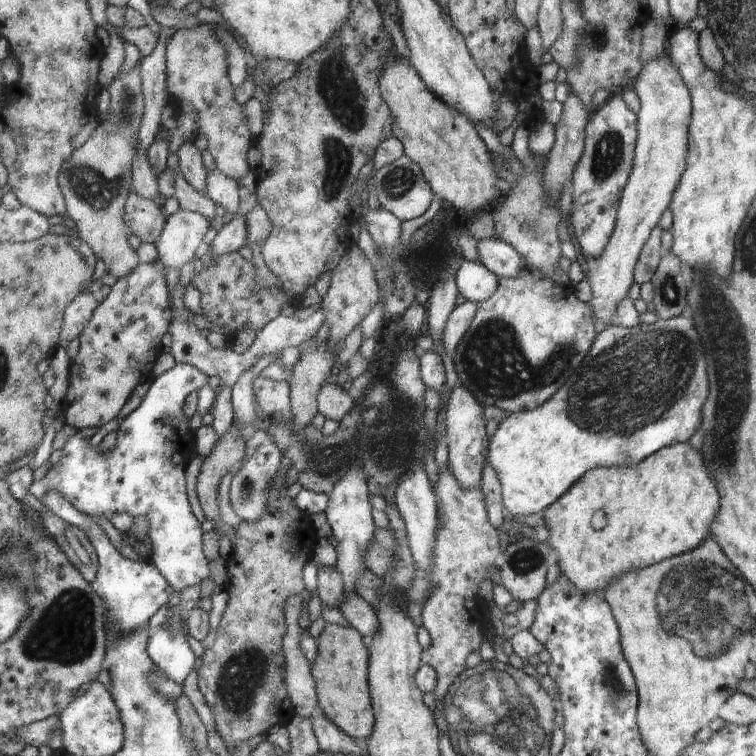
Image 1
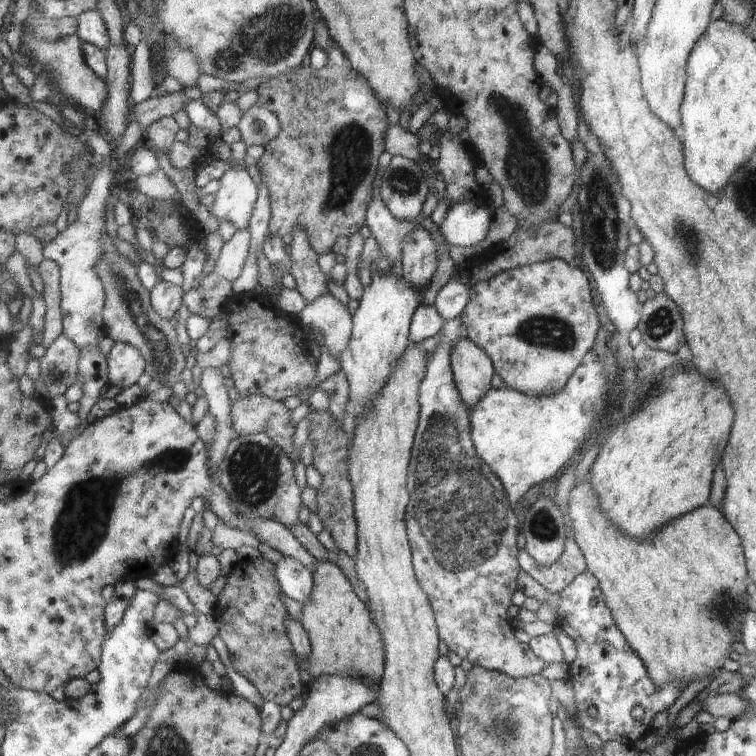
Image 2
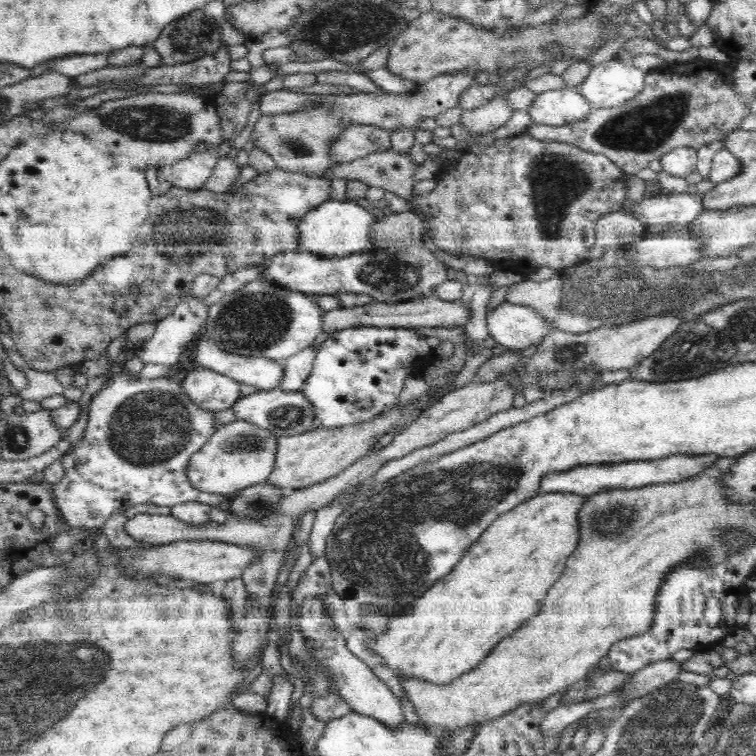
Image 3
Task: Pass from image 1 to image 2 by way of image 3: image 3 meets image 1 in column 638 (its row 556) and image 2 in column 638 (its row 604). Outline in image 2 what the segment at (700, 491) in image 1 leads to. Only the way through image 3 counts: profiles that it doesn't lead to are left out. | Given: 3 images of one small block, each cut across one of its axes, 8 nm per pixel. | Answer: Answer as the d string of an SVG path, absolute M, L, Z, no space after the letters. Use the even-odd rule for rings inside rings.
M676 370L666 376L668 378L664 380L662 392L658 397L656 394L648 397L642 408L642 416L638 412L628 424L622 424L609 434L587 477L592 492L598 498L600 512L606 516L608 522L614 528L618 526L622 534L640 540L666 526L670 520L680 518L682 514L692 512L708 502L712 474L726 448L734 418L734 410L724 388L716 386L696 372L692 374Z

